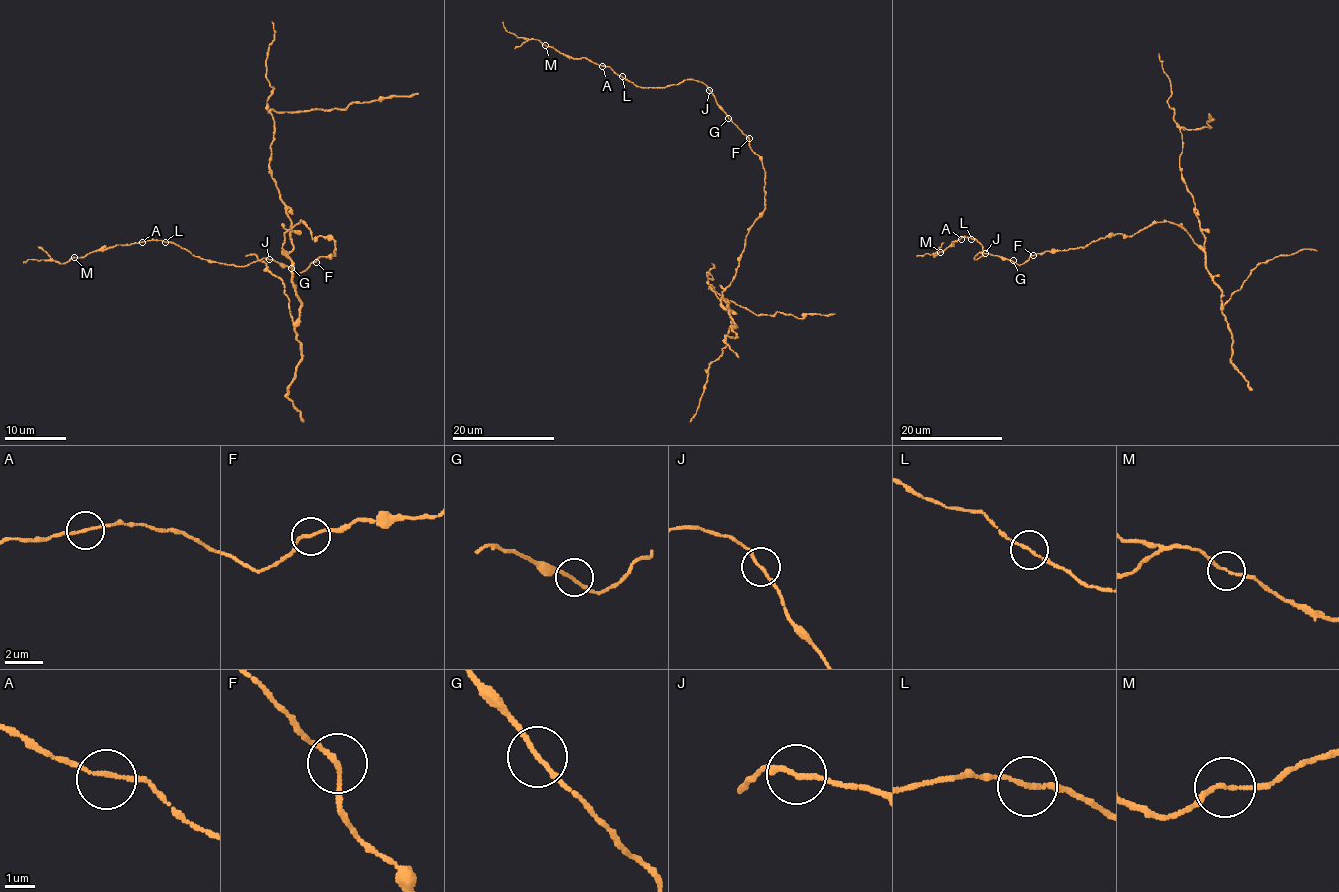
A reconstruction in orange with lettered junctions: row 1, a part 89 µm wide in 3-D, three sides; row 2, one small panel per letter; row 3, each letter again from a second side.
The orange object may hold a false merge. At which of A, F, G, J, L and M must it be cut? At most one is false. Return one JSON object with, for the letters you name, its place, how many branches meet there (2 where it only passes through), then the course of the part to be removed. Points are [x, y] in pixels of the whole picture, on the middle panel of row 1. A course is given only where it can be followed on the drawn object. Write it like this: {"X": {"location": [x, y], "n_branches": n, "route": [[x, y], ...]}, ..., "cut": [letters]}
{"cut": []}

